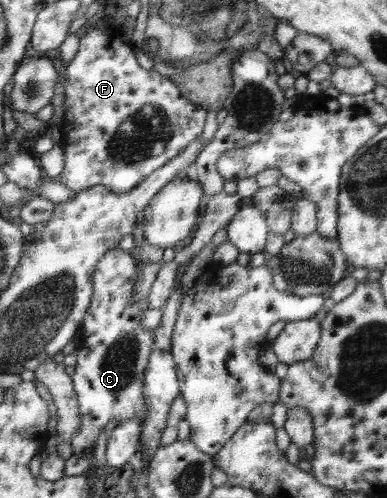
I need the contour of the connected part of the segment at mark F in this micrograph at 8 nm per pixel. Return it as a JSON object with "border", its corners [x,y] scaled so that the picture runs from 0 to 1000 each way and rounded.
{"border":[[[276,40],[253,44],[207,76],[202,102],[171,137],[168,227],[158,251],[165,339],[150,369],[199,386],[243,373],[269,373],[302,390],[341,382],[519,273],[530,253],[535,223],[481,199],[444,161],[398,139],[367,135],[346,86],[326,78],[328,54],[284,52]]]}

